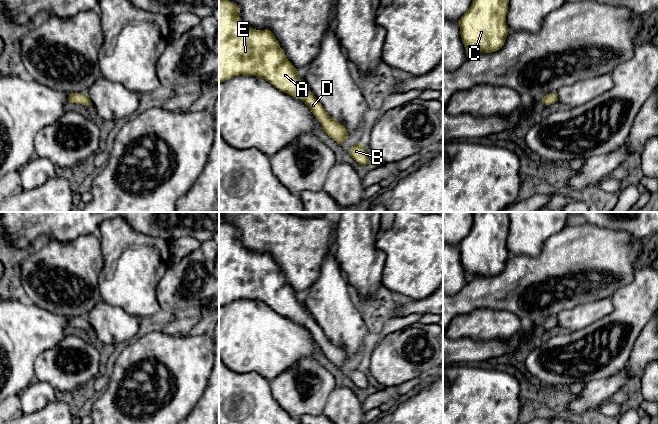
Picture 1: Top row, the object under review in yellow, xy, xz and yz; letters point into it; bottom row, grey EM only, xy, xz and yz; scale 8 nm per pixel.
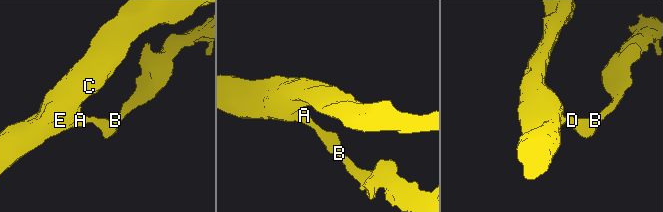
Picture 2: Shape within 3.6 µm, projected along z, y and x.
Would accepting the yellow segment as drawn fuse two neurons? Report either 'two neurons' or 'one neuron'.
one neuron

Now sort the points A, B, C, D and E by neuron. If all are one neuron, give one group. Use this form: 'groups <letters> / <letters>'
groups A B C D E

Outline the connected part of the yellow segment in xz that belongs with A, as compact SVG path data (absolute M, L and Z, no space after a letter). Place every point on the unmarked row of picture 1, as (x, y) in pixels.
M225 223L219 224L219 307L222 307L235 300L257 300L265 303L275 312L285 316L296 323L302 323L309 331L315 342L320 346L323 355L338 368L342 368L348 361L344 349L334 344L323 332L316 321L306 313L298 300L297 293L286 282L284 274L270 254L256 254L246 250L239 241L240 232L233 226Z

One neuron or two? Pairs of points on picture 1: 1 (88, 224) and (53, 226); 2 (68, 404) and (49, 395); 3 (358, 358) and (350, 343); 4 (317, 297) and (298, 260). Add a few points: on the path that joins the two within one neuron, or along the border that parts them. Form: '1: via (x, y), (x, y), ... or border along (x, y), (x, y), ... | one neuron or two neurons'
1: via (79, 224), (62, 224) | one neuron
2: border along (61, 396), (37, 410) | two neurons
3: border along (365, 358), (361, 352), (356, 352), (349, 361) | two neurons
4: border along (322, 265), (318, 277), (306, 290) | two neurons

